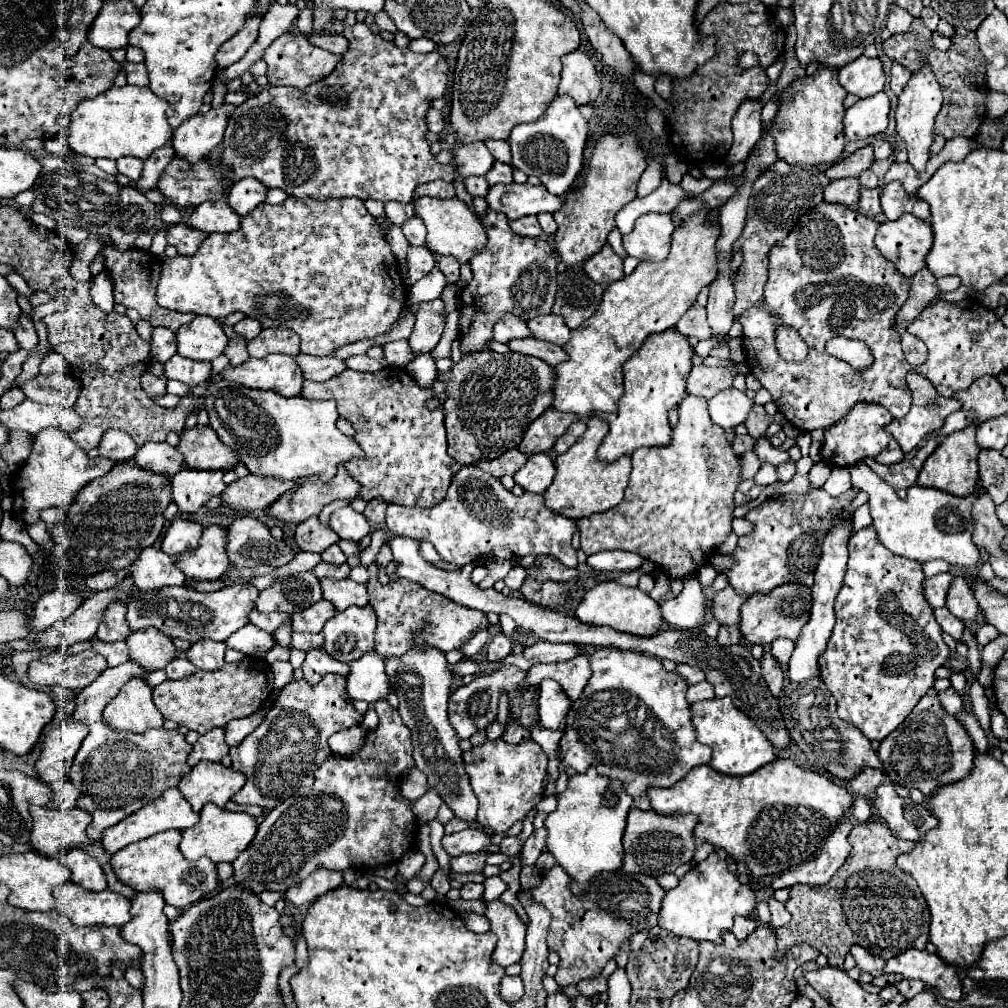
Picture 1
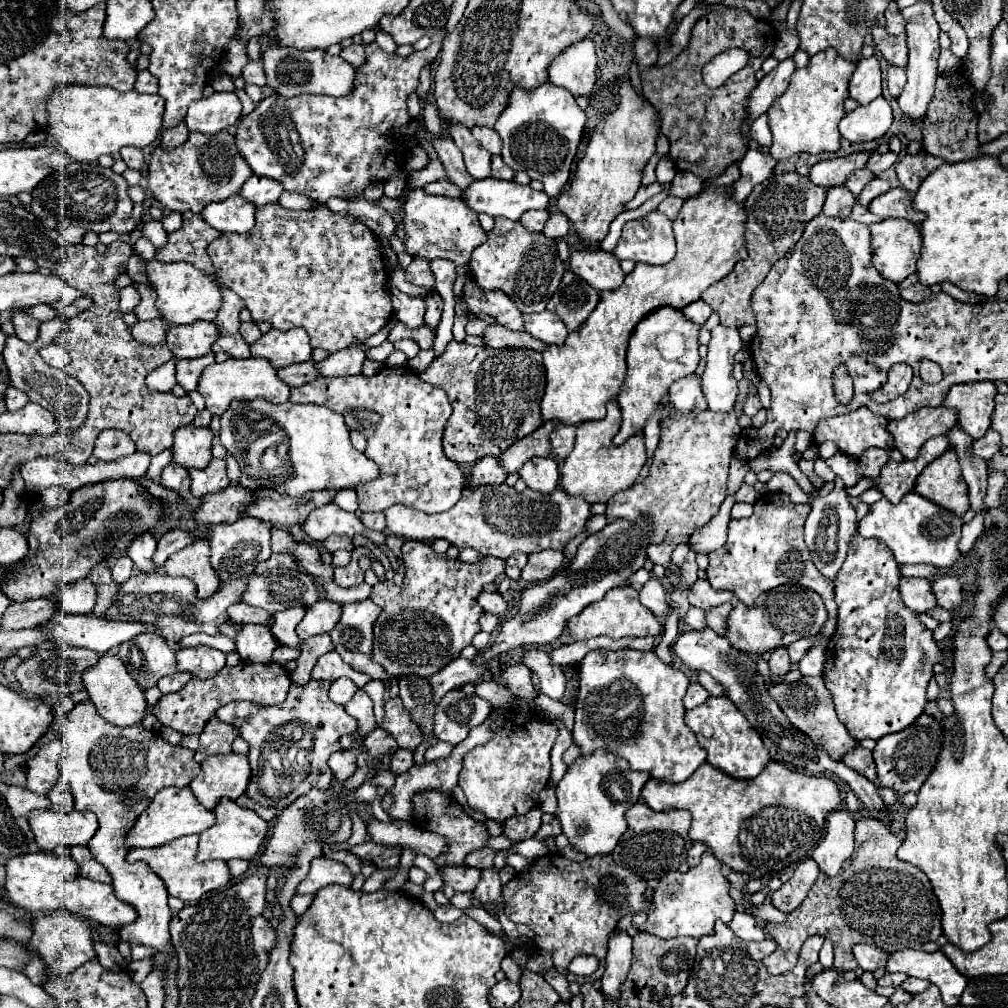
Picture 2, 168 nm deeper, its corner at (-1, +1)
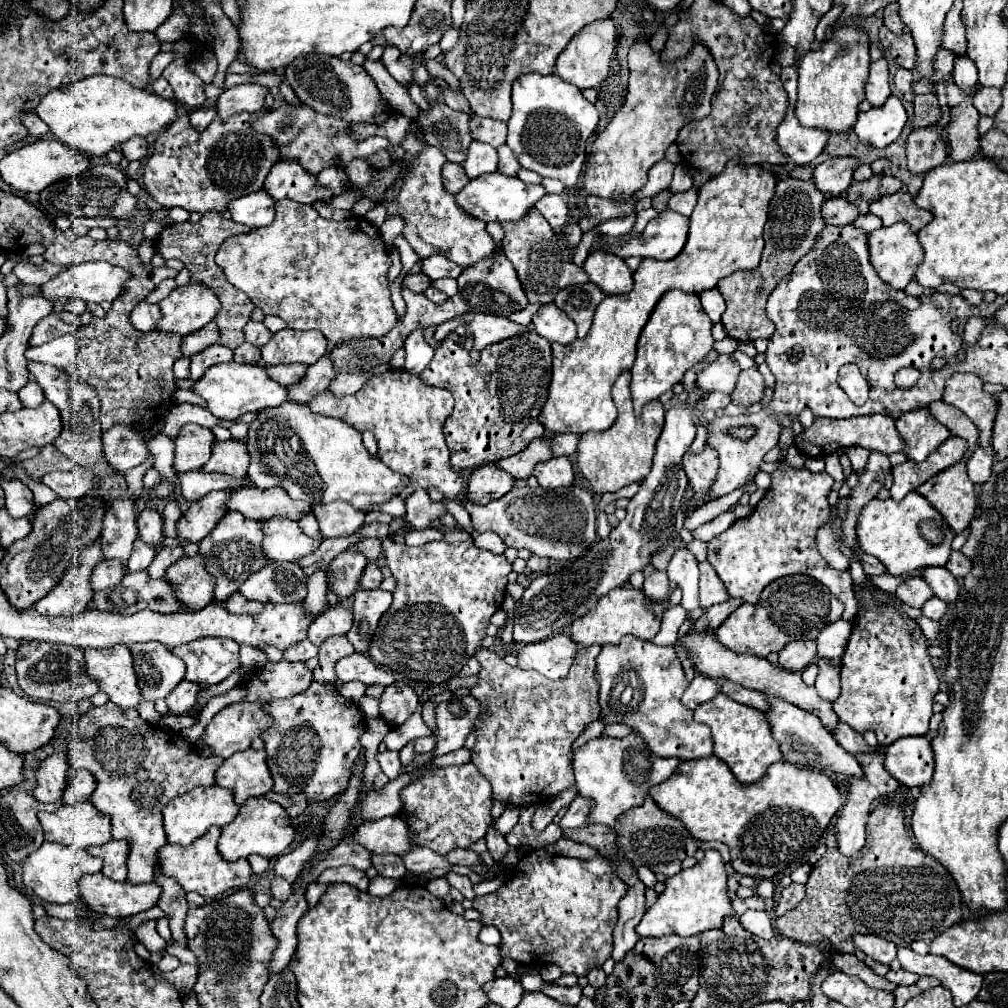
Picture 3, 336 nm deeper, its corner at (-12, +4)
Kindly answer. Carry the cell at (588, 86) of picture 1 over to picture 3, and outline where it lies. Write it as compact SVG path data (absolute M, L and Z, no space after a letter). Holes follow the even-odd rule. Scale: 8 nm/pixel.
M603 19L603 21L595 21L587 27L583 27L565 47L565 51L557 57L557 65L555 65L555 73L565 79L567 83L577 85L579 89L587 89L587 87L597 87L609 73L609 63L611 63L611 55L615 51L615 25L611 19Z

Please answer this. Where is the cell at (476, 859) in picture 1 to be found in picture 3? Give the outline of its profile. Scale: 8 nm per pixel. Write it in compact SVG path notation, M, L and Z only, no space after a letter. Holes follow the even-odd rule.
M473 763L431 771L407 785L401 791L401 799L405 803L403 819L415 833L415 843L443 855L459 847L469 849L473 843L483 839L493 825L491 785Z

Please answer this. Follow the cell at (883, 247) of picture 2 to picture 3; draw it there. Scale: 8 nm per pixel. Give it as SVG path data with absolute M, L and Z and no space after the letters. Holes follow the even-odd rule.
M895 223L891 227L879 227L869 233L869 257L877 271L877 275L895 289L905 289L909 281L915 277L919 263L923 261L923 247L907 223Z

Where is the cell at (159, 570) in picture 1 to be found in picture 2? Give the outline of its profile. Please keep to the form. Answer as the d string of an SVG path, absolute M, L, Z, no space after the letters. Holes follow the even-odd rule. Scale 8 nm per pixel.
M146 532L138 538L134 538L134 542L130 544L126 554L132 558L132 562L136 564L136 568L140 572L158 572L158 566L154 566L154 562L152 562L154 552L156 552L156 538L150 532Z

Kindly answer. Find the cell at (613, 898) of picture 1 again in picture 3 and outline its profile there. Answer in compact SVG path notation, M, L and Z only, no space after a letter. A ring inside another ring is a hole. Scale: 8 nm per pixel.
M539 849L521 859L509 881L505 881L499 891L475 897L473 907L481 913L481 923L495 925L501 931L503 941L499 949L503 957L507 955L523 966L533 966L531 963L538 957L537 968L555 963L561 967L563 973L585 977L591 969L601 967L611 957L611 933L617 923L617 903L623 899L625 893L627 885L615 875L605 857L585 861L565 855L549 855L545 849Z

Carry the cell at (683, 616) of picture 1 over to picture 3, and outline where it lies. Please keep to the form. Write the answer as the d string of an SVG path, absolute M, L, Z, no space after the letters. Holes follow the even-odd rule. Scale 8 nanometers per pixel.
M655 571L651 577L645 579L643 583L643 591L645 595L655 601L655 603L665 603L667 597L669 597L669 579L667 579L667 573L665 571Z

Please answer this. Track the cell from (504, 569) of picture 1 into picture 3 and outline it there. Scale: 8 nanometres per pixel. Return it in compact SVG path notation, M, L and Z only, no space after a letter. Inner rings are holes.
M449 529L443 537L465 537L465 539L441 539L429 541L421 547L407 547L393 543L389 537L381 539L383 553L387 557L387 567L397 581L393 591L393 603L389 611L379 621L379 627L373 635L369 657L379 665L397 671L413 681L427 683L445 683L455 677L463 665L475 655L485 637L491 615L501 607L505 599L507 575L511 573L511 563L505 555L497 555L487 549L477 549L471 535L461 529Z

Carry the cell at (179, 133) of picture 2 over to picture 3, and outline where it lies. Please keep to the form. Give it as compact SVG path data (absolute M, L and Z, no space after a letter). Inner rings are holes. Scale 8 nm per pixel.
M209 105L205 109L195 109L191 115L189 115L189 123L191 127L195 127L197 131L205 131L207 125L215 119L215 105Z

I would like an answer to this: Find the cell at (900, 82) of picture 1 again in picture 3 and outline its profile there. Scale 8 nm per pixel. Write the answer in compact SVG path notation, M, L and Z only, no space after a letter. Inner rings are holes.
M899 67L897 73L895 73L895 77L893 77L893 81L895 81L895 87L897 87L901 93L907 93L907 91L911 89L911 85L913 85L913 73L911 73L909 69Z

